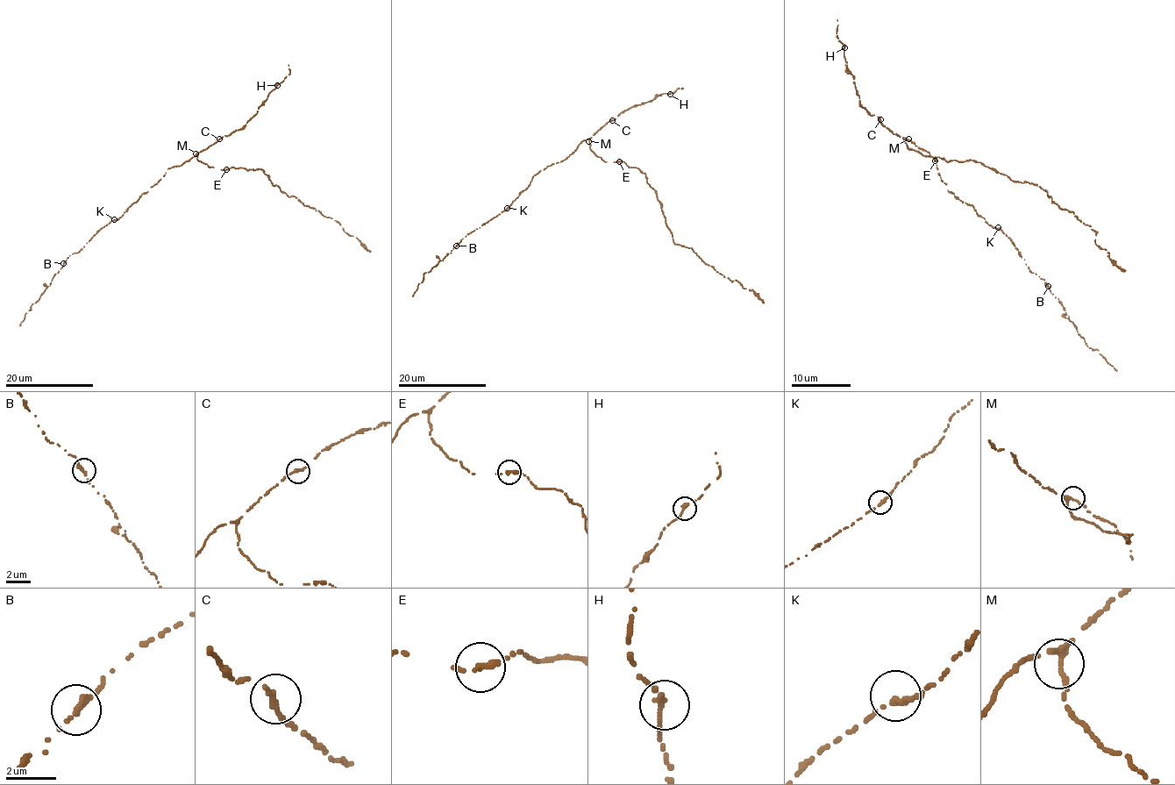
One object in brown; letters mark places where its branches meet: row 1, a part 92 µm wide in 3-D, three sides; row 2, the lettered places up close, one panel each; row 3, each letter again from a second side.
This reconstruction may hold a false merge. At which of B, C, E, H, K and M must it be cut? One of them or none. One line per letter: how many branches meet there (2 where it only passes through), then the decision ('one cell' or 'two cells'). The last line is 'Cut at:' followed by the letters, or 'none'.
B: 1 branches meet; one cell
C: 1 branches meet; one cell
E: 1 branches meet; one cell
H: 2 branches meet; one cell
K: 2 branches meet; one cell
M: 2 branches meet; one cell
Cut at: none

